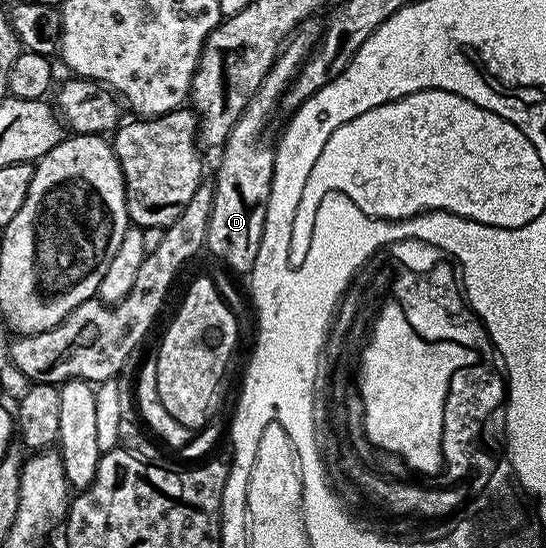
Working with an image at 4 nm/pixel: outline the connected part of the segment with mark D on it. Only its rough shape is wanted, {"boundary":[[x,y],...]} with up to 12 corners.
{"boundary":[[321,35],[287,37],[233,126],[213,179],[205,248],[257,262],[275,169],[263,131]]}

